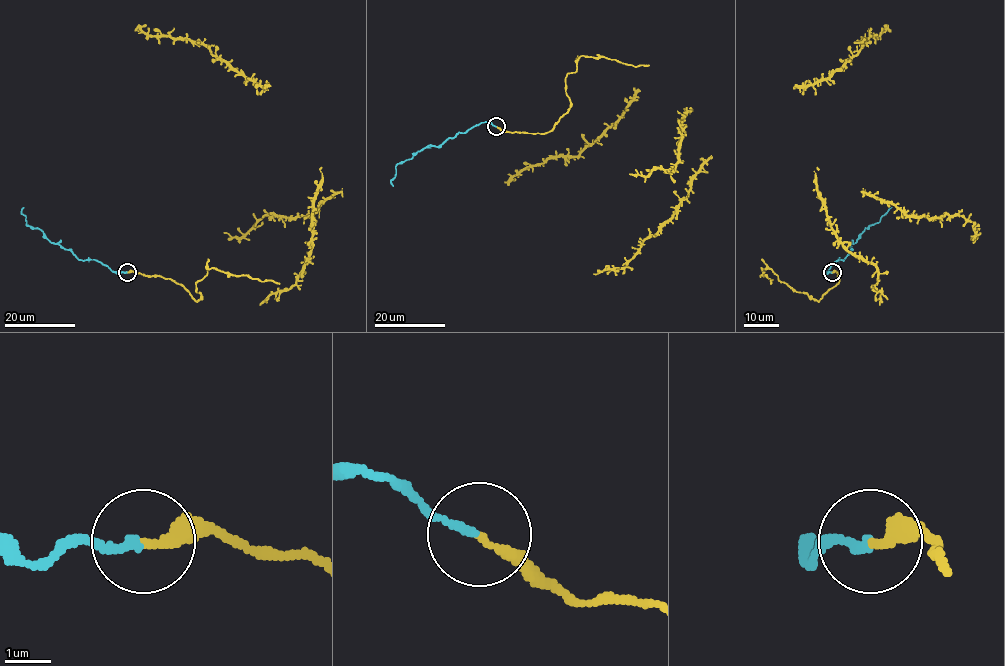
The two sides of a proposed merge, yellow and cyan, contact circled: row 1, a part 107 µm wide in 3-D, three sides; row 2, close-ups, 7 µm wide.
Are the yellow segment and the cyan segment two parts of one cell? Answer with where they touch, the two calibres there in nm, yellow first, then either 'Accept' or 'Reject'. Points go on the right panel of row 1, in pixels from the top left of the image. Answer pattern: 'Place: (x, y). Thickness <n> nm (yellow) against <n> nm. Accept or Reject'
Place: (832, 272). Thickness 200 nm (yellow) against 170 nm. Reject

